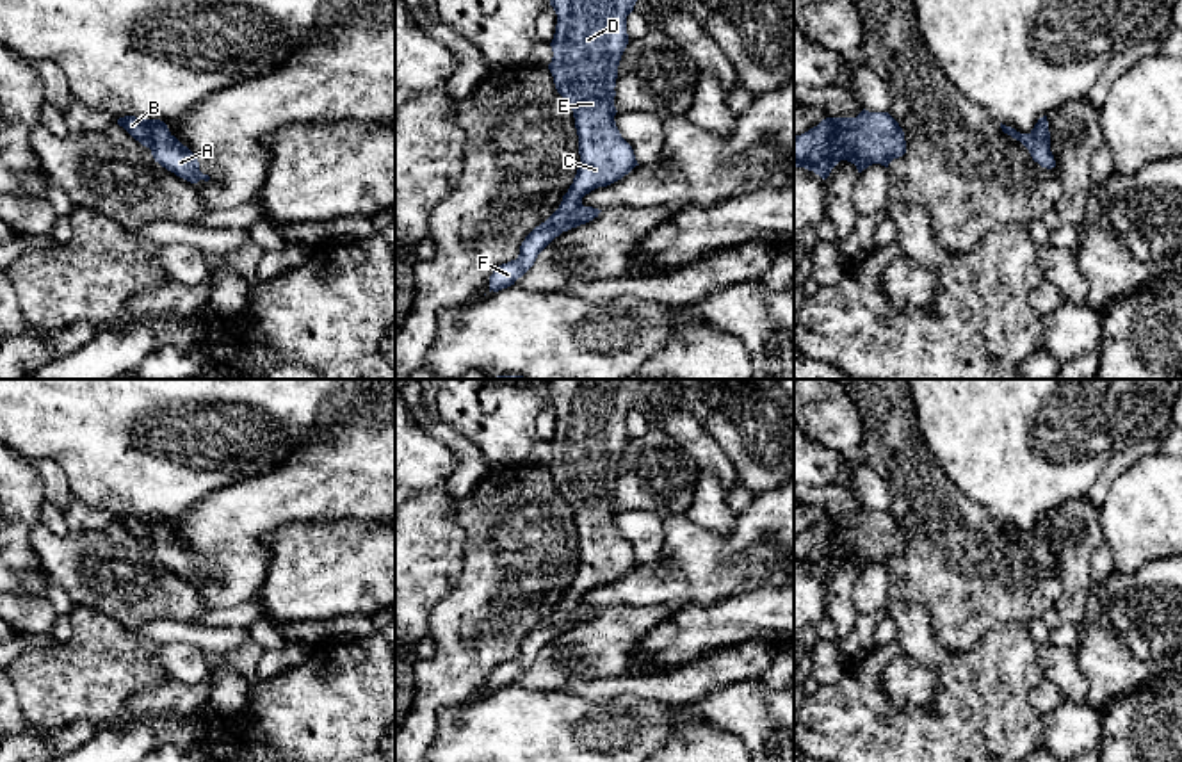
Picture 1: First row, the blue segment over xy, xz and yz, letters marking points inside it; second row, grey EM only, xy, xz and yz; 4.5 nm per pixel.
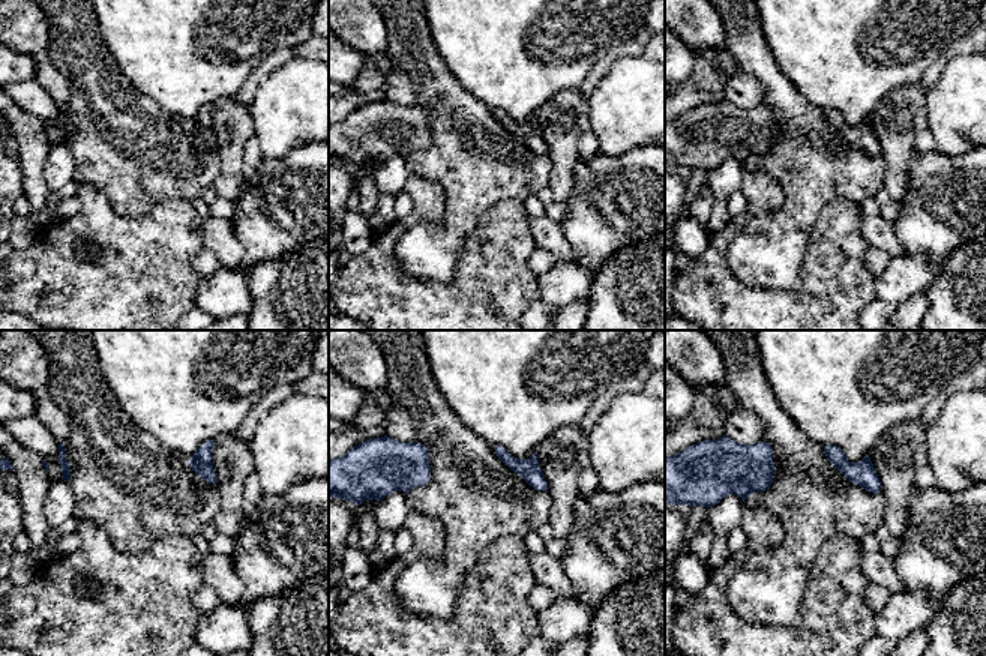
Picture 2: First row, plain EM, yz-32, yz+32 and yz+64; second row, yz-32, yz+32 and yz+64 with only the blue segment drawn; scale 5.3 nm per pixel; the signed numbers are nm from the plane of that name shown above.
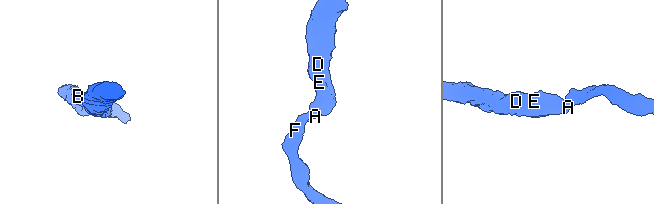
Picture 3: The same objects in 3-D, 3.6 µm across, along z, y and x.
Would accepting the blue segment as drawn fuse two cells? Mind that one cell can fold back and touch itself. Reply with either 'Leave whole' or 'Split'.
Leave whole

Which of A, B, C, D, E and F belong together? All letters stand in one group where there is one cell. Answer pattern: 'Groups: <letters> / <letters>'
Groups: A B C D E F

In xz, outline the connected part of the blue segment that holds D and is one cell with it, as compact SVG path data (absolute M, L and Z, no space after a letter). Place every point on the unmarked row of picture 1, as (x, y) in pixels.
M548 379L550 404L557 413L548 468L573 509L580 563L559 607L525 636L516 659L493 669L490 691L514 684L563 630L598 616L602 609L584 605L582 596L639 564L614 520L614 486L628 443L627 415L650 381Z

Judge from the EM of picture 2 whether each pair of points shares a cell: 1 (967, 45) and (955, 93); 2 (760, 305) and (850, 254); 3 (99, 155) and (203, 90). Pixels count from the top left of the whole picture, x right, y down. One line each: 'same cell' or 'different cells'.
1: different cells
2: same cell
3: different cells

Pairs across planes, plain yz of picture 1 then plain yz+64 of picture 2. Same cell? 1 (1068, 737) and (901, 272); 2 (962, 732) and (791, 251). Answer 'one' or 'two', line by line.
1: one
2: two

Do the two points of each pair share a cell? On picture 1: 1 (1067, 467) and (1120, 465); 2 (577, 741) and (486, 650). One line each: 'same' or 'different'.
1: different
2: different

